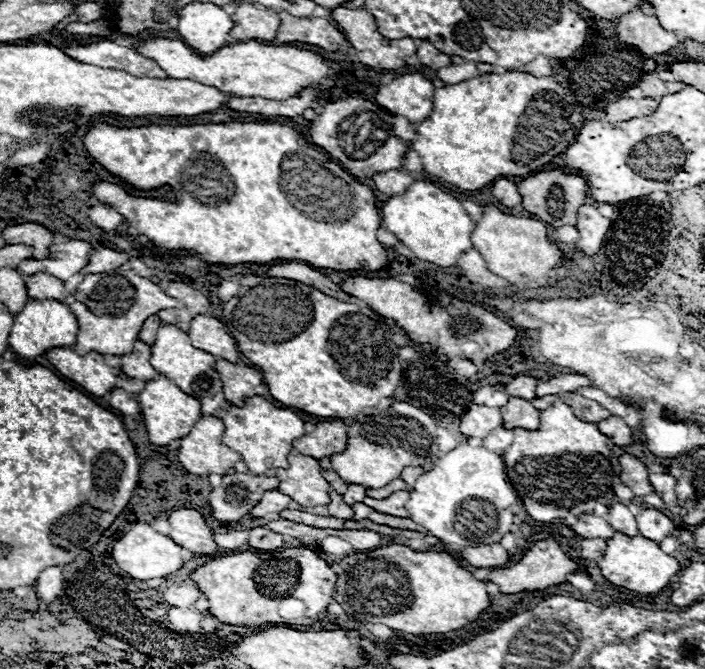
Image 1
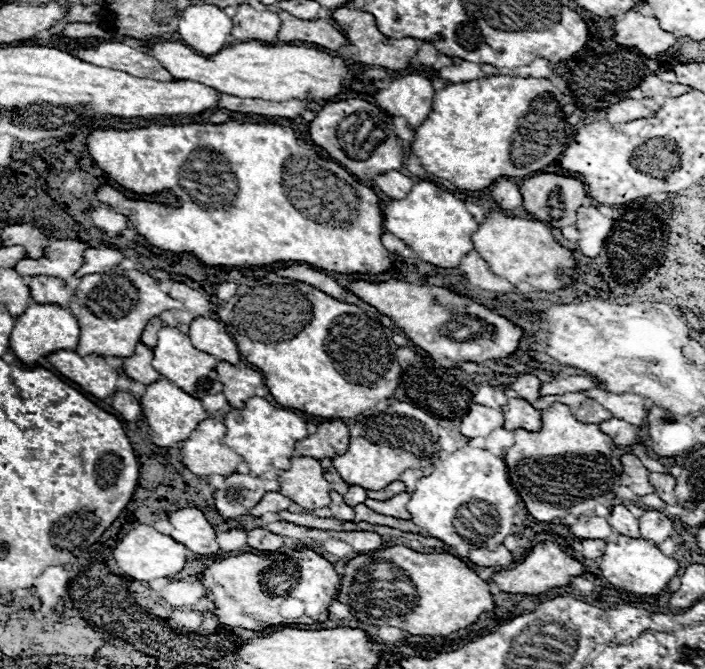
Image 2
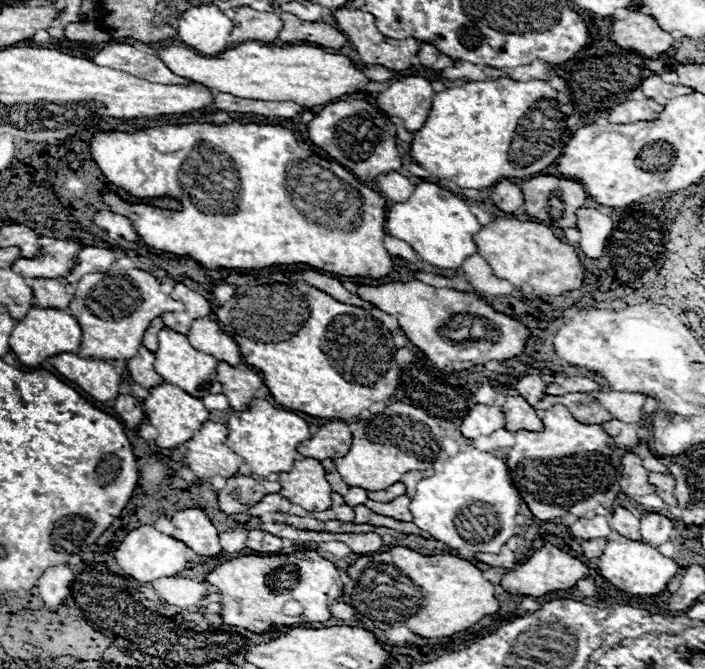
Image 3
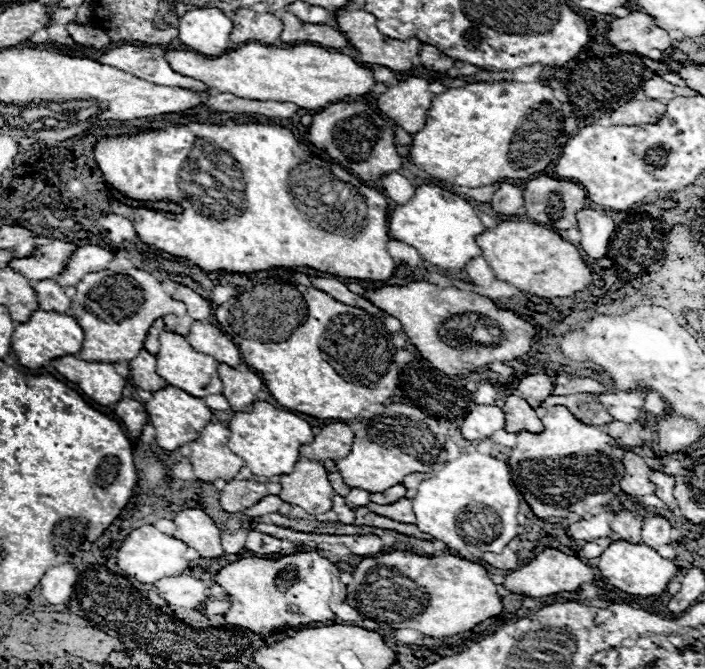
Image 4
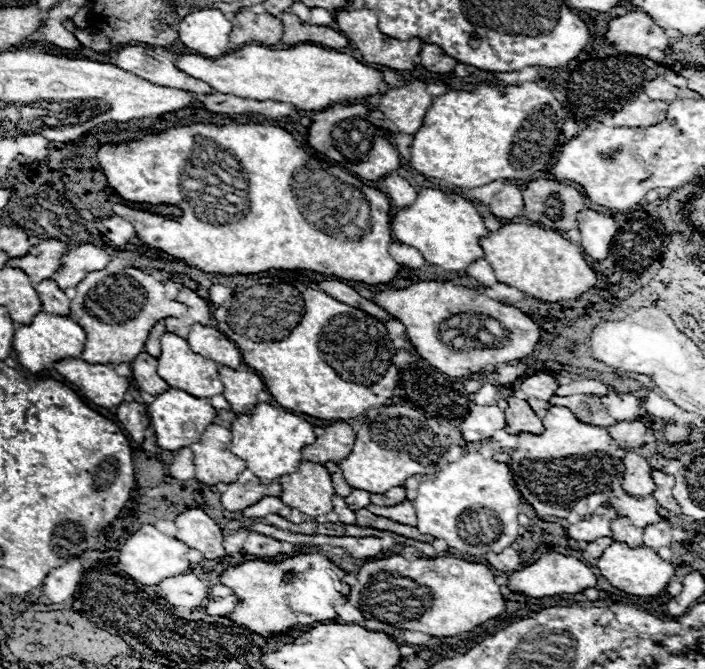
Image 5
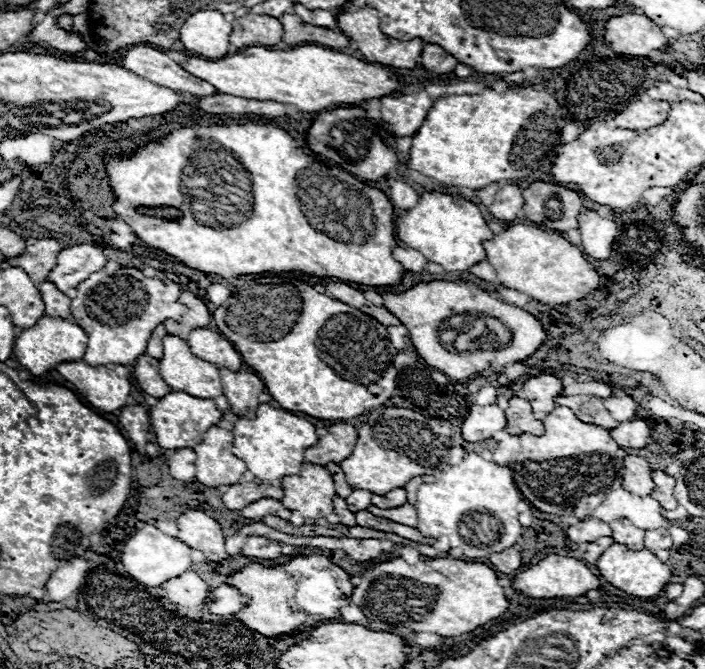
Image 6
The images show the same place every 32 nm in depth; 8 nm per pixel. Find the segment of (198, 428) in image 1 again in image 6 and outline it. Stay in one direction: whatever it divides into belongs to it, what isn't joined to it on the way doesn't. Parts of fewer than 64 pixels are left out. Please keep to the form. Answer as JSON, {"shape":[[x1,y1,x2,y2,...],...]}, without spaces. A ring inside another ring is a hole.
{"shape":[[220,426,208,428,204,440,192,448,196,452,196,480,204,486,236,484,246,472,246,464,230,452,232,432]]}

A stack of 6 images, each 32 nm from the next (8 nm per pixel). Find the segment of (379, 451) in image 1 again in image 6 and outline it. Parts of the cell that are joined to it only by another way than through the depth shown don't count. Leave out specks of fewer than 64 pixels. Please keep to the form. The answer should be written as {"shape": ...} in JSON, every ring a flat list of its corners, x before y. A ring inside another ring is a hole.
{"shape":[[364,432,364,436,358,438,352,456,342,460,340,468,344,468,344,476,352,488,368,490,380,496,392,488,402,488,414,476,428,474,428,468,424,468,424,464,416,464,412,456,404,456,404,452,396,452,396,448,384,448,384,444,376,444,376,440,372,440,372,432]]}

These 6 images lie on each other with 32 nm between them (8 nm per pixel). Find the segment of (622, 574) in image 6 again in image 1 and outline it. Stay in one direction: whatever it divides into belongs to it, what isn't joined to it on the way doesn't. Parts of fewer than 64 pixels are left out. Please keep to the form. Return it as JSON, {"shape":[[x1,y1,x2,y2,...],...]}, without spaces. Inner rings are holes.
{"shape":[[616,532,610,540,608,540,608,548,604,558,598,562,602,576,622,588,640,592,640,594,654,594,660,592,662,588,666,588,666,584,672,580,672,576,678,574,680,564,674,556,668,556,666,552,662,552,662,548,644,538,644,536,626,536,622,532]]}

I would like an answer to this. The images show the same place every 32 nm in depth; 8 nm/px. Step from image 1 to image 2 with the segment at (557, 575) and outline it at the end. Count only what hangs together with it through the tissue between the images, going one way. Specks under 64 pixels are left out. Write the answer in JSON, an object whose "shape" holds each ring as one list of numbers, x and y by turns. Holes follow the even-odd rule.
{"shape":[[546,540,546,542,536,544,520,564,494,572,492,582,496,582,500,586,500,590,508,592,508,594,542,594,550,588,568,586,570,578,580,576,580,574,584,574,584,566,578,560,564,554,556,542]]}

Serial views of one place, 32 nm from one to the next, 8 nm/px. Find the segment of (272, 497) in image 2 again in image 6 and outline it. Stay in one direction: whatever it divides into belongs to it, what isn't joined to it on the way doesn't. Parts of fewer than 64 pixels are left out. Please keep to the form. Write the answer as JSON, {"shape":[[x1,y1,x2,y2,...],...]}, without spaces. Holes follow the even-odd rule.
{"shape":[[262,498,262,500,258,500,258,502,254,502,254,504,246,506,246,508,242,508,240,514,242,514,244,518,264,518,264,516,268,516,268,514,274,514,274,516,280,516,280,518,288,520,292,512,290,512,288,508,284,508,284,504,282,504,280,500]]}

